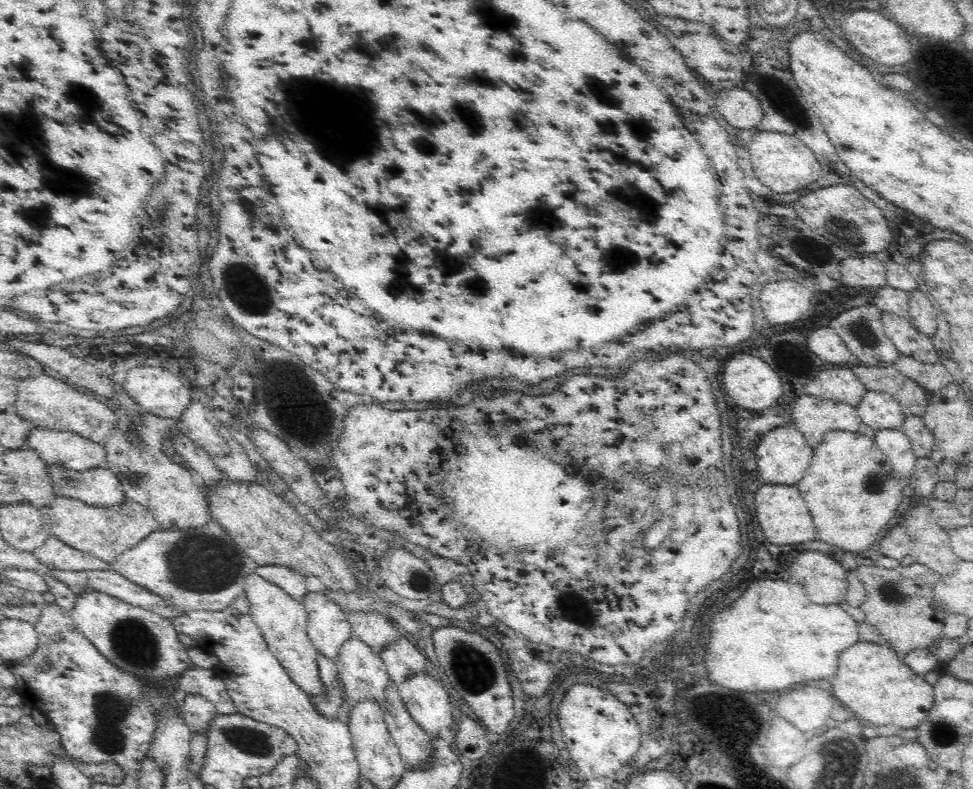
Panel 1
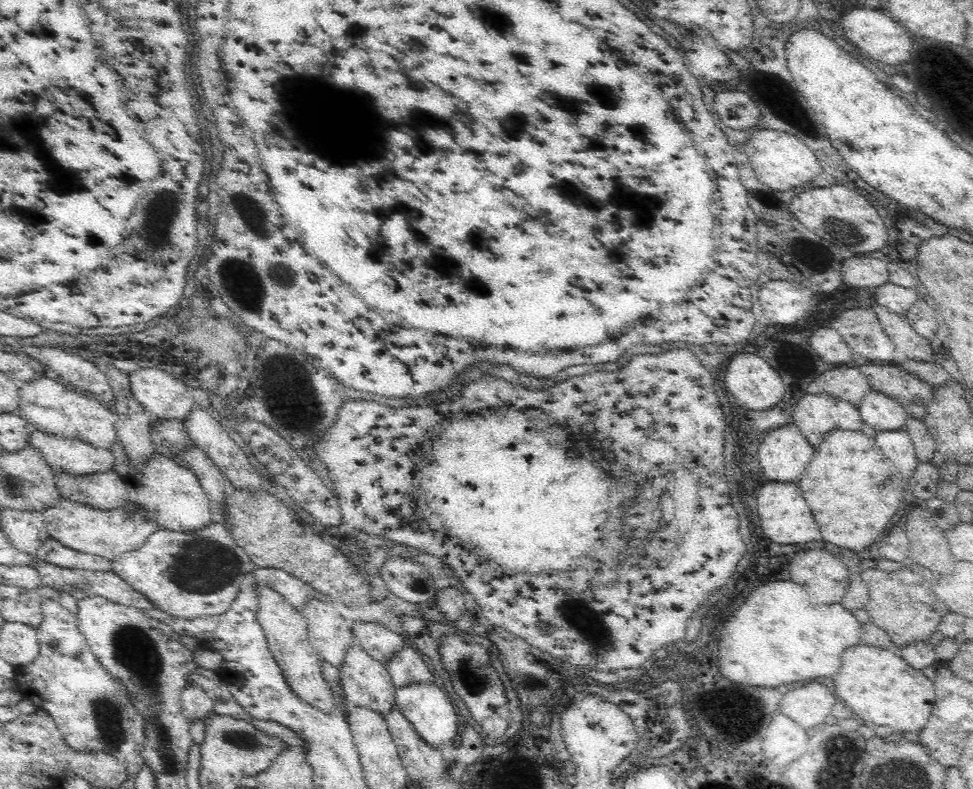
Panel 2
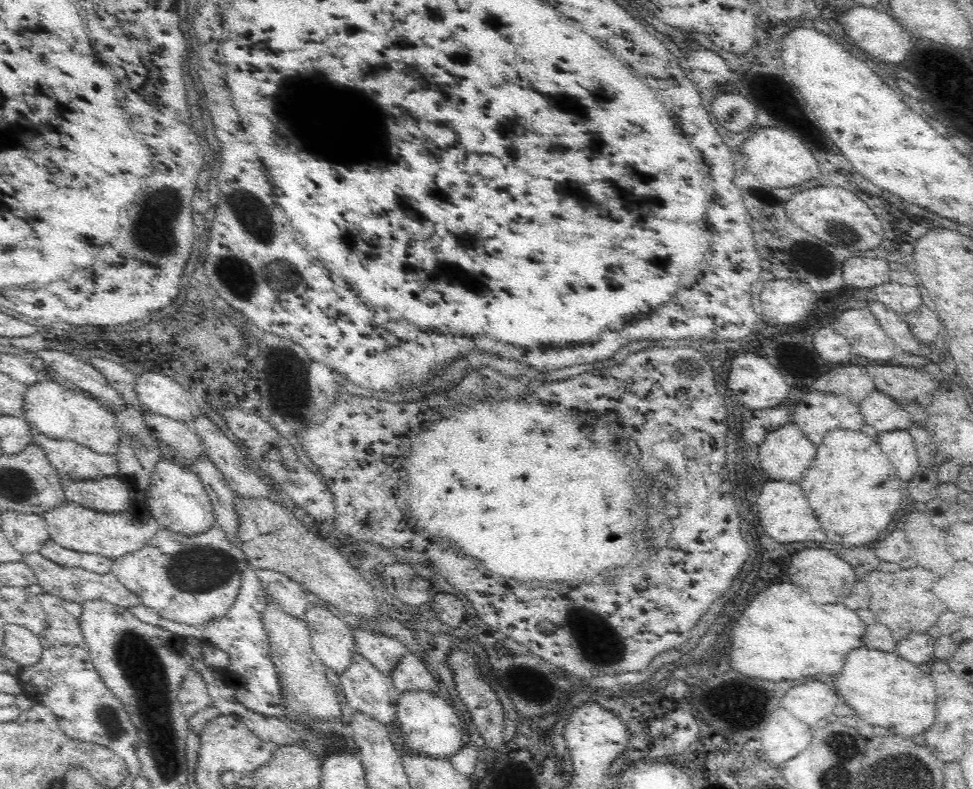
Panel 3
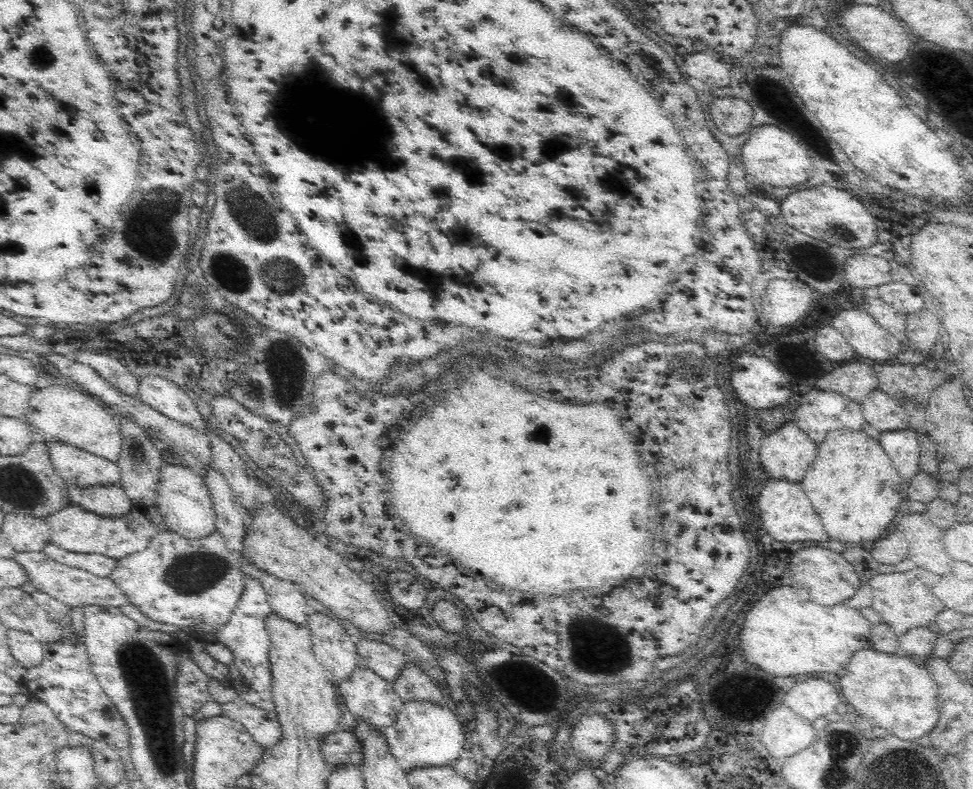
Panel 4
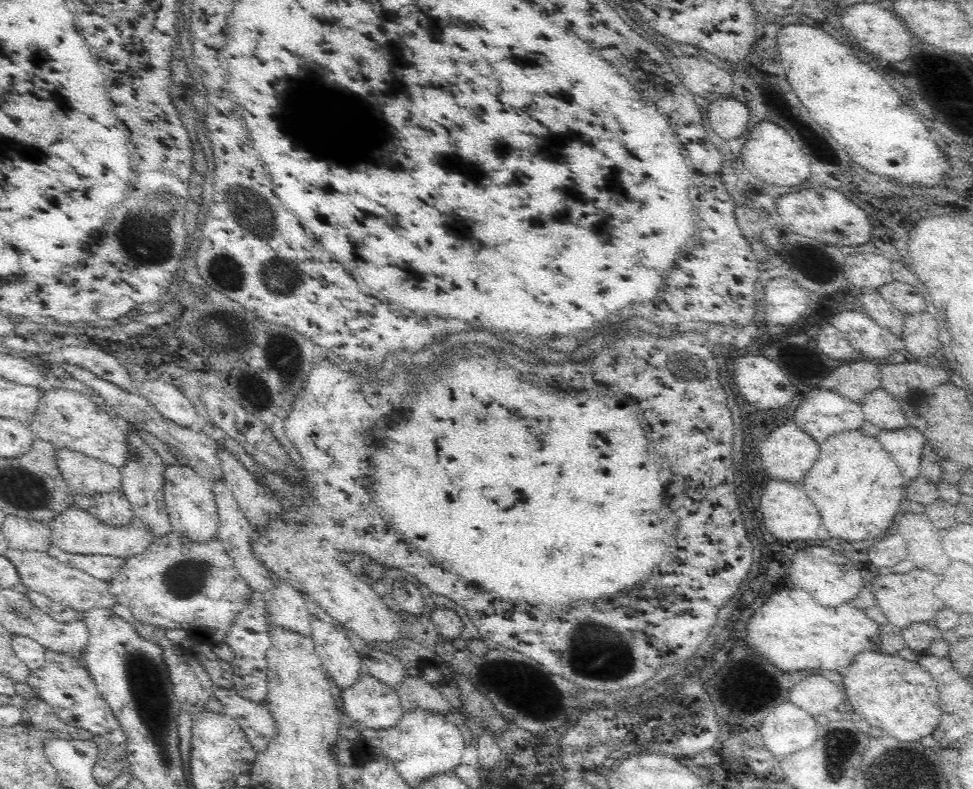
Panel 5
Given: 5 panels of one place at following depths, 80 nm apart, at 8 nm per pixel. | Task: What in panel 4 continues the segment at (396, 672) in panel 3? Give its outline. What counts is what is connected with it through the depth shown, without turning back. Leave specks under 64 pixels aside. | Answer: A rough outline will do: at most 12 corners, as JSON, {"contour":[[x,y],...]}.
{"contour":[[406,662],[393,687],[403,703],[444,704],[442,690]]}

